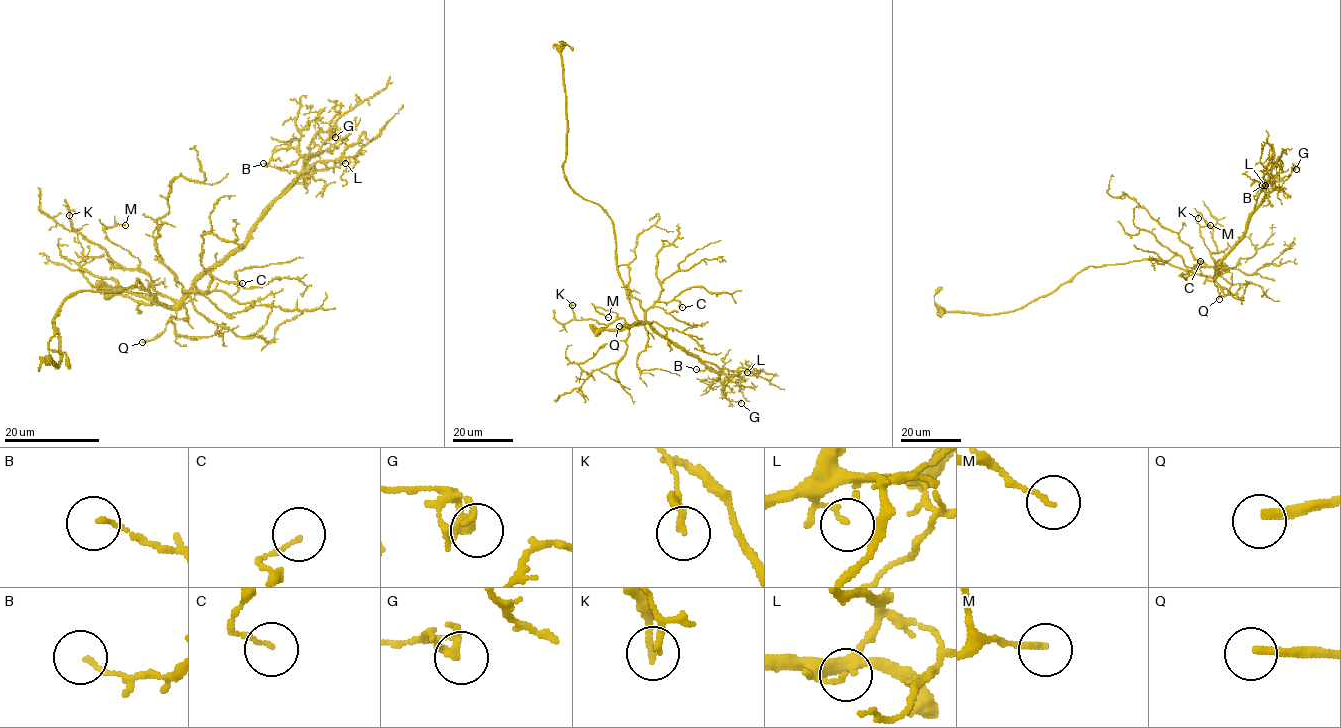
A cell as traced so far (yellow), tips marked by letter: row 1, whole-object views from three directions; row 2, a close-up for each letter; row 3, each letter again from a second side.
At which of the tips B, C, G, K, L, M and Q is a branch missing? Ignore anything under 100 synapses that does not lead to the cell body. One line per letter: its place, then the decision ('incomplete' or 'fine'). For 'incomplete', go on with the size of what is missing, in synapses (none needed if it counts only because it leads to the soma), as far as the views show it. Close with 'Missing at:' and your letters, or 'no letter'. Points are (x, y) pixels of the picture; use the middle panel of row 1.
B: place (696, 369); fine
C: place (682, 307); fine
G: place (741, 403); fine
K: place (572, 305); fine
L: place (747, 372); fine
M: place (608, 317); fine
Q: place (619, 326); incomplete
Missing at: Q

